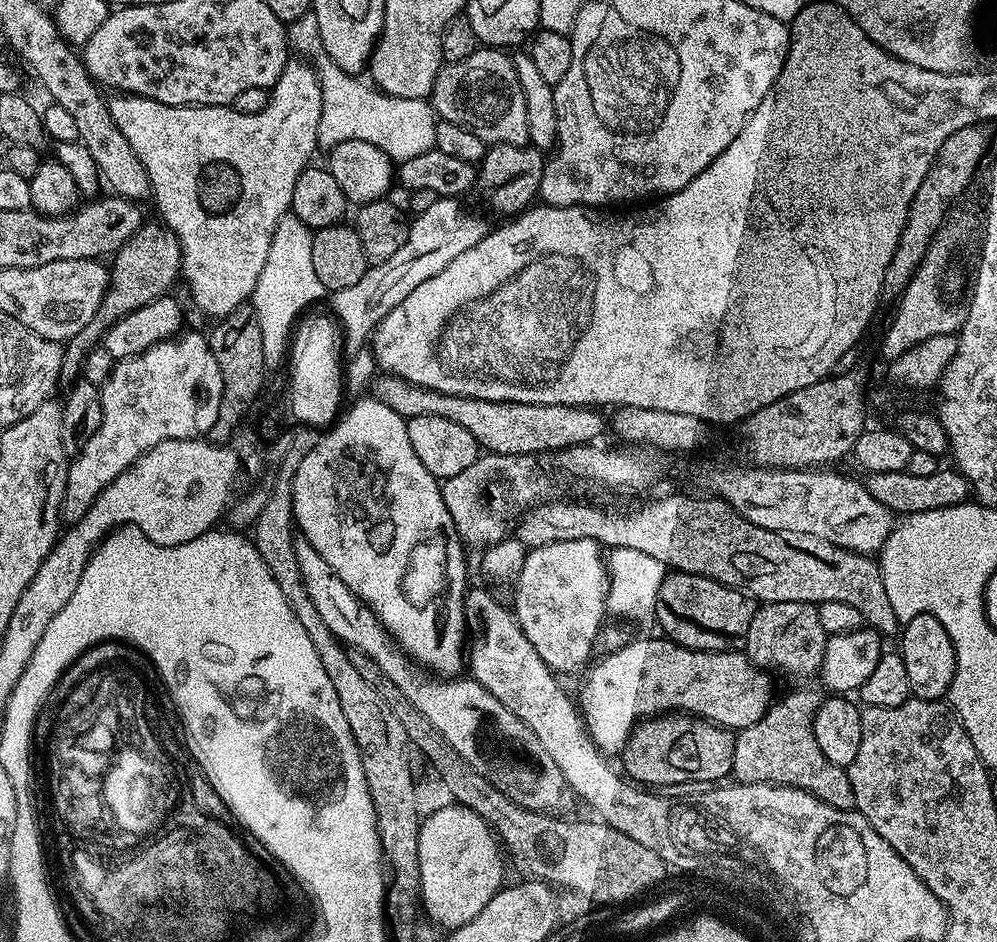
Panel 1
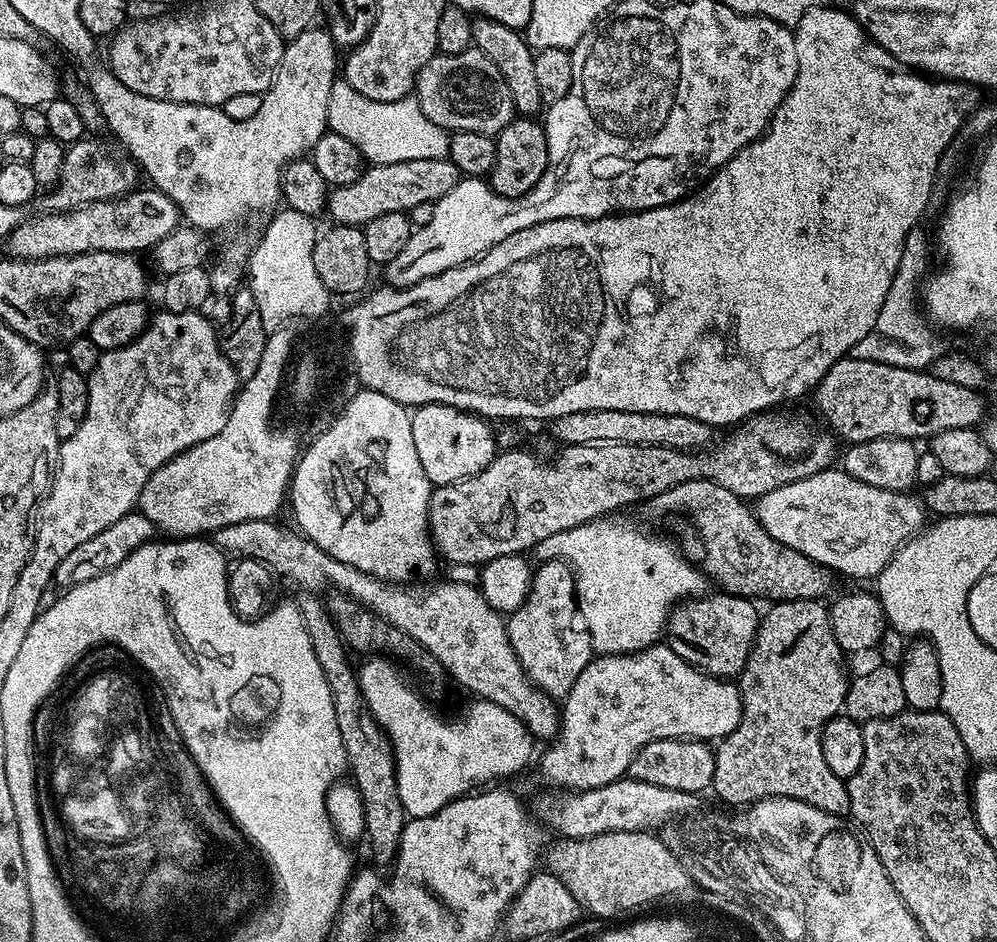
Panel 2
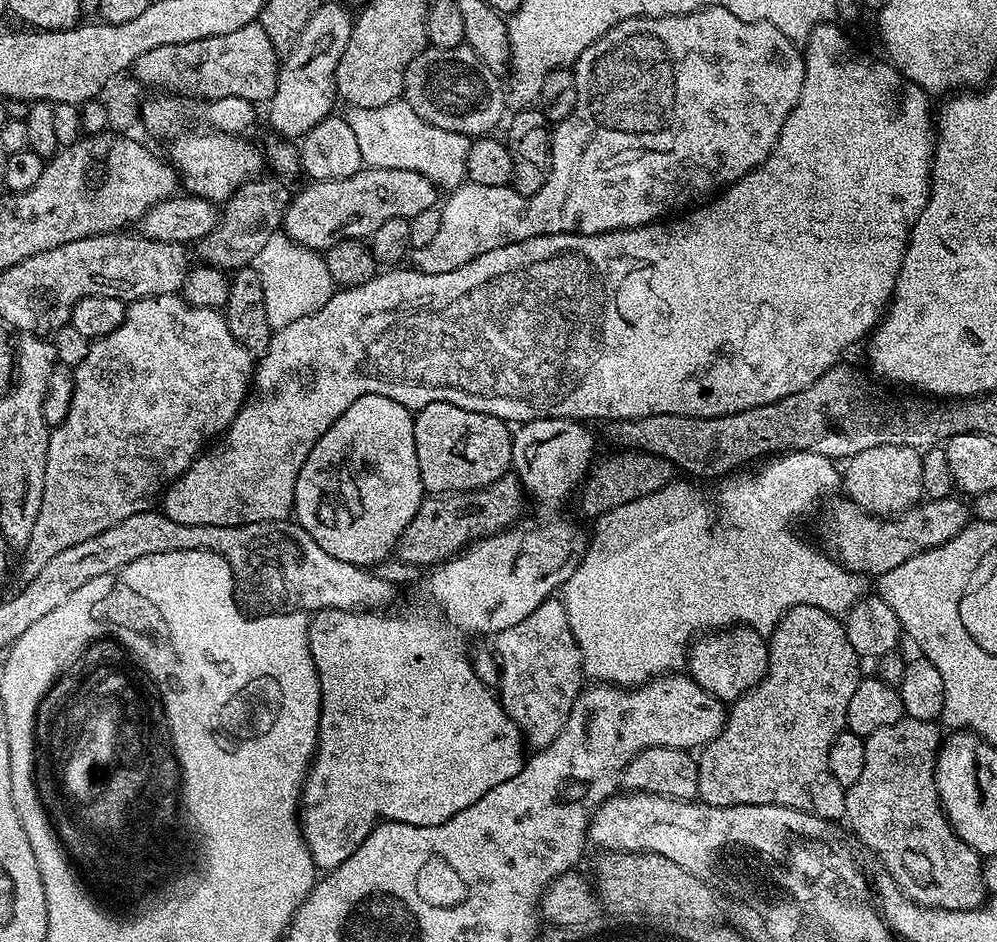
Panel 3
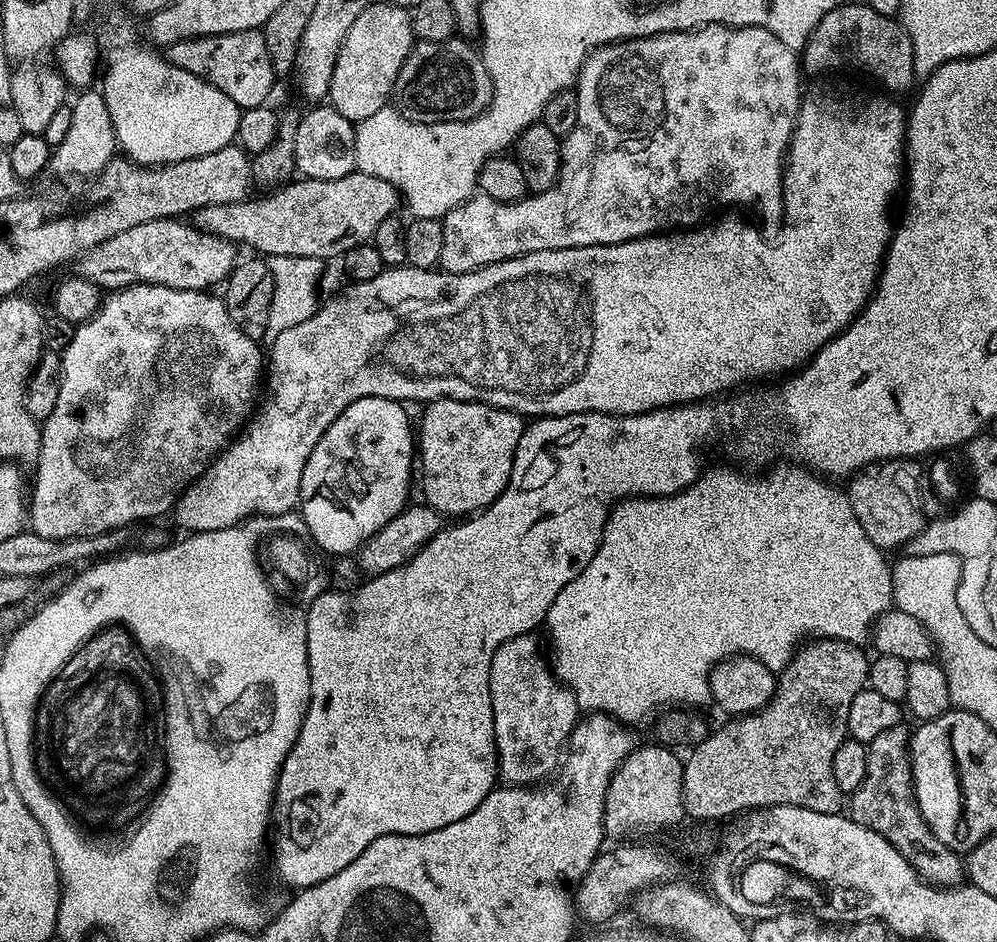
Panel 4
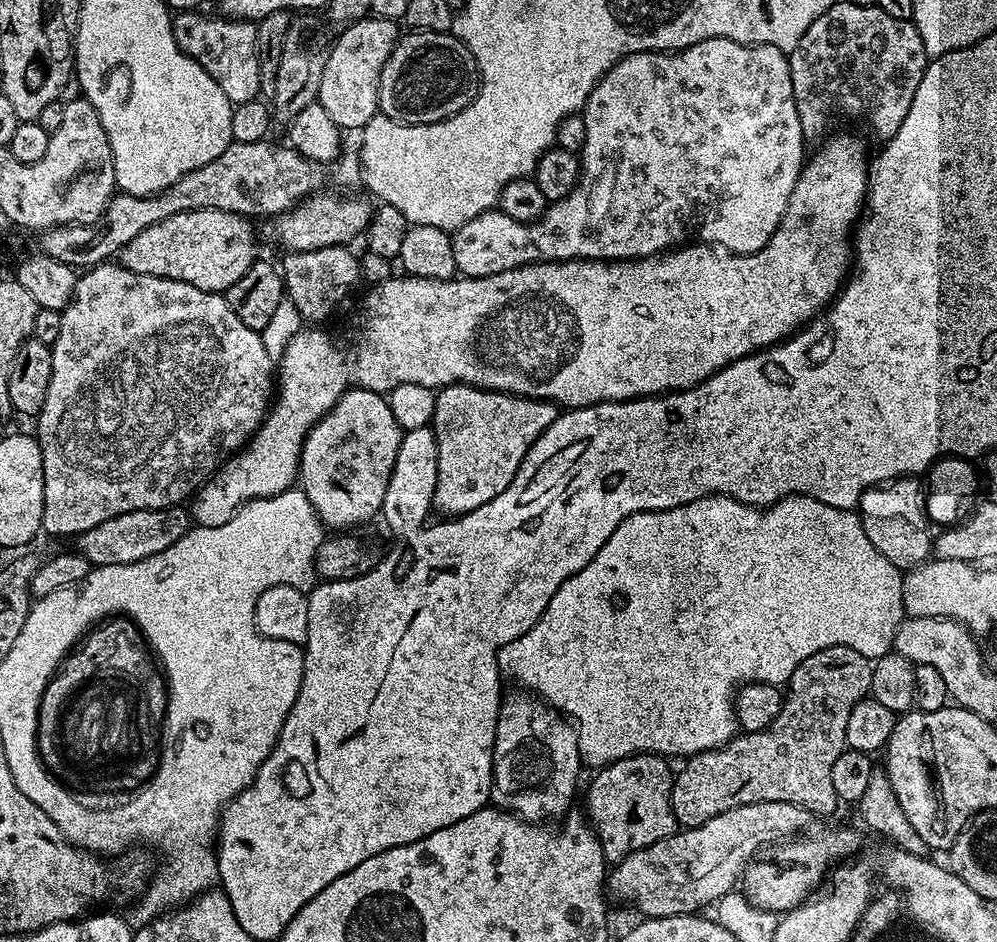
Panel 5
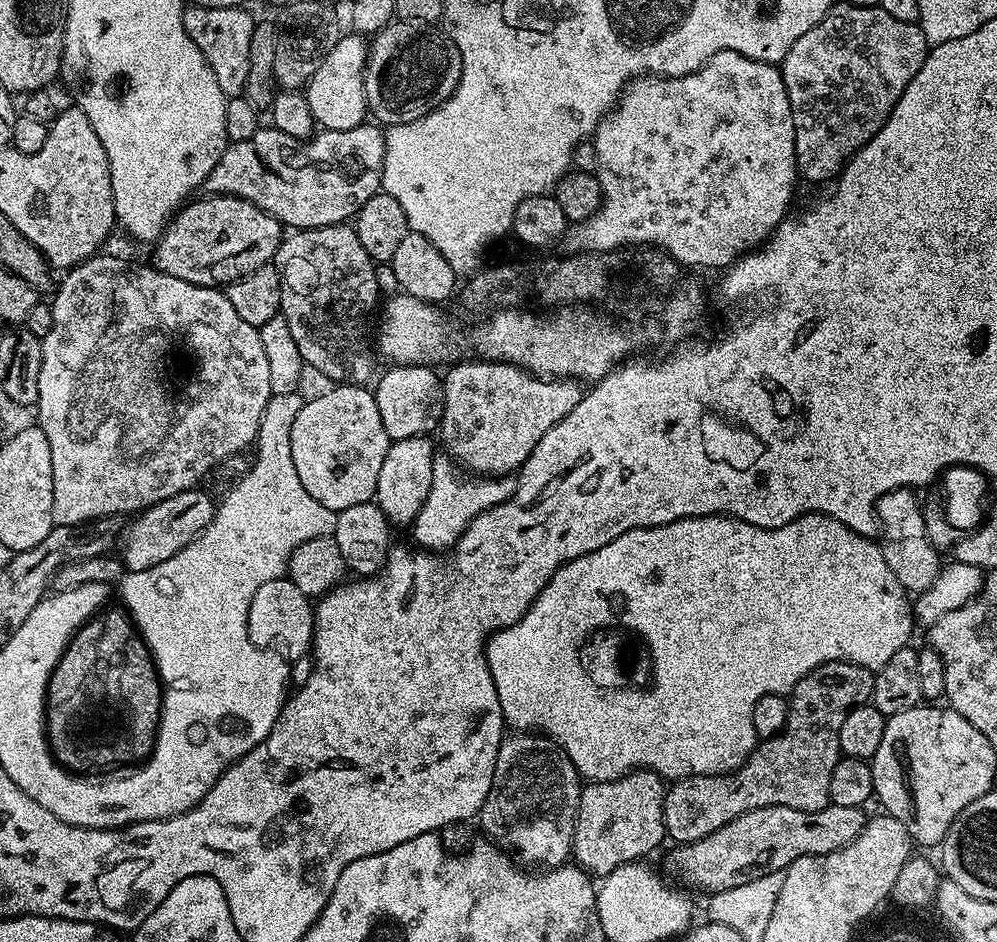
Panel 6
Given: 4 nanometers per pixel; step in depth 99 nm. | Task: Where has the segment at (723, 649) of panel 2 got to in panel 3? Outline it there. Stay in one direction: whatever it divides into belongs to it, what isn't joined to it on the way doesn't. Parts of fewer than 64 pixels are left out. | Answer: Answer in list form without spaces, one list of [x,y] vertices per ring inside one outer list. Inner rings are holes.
[[[743,626],[701,635],[692,641],[686,661],[686,670],[692,680],[725,704],[756,686],[768,672],[768,666],[768,640],[753,628]]]

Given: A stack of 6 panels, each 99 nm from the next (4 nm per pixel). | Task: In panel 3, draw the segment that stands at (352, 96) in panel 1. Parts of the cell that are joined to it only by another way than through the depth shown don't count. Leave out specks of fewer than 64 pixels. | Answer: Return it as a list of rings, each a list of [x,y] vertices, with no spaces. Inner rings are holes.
[[[402,98],[390,102],[386,106],[374,106],[373,108],[349,107],[346,119],[350,130],[354,130],[354,138],[358,142],[358,150],[362,150],[364,164],[370,168],[393,168],[394,170],[414,170],[418,174],[426,174],[436,183],[437,189],[451,190],[459,188],[466,180],[466,154],[470,143],[469,137],[461,132],[442,130],[438,126],[430,126]]]

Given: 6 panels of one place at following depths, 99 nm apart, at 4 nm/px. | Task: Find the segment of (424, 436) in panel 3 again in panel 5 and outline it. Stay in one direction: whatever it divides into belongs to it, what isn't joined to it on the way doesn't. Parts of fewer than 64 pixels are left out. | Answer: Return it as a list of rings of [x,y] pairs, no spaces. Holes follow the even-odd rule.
[[[448,384],[435,393],[436,405],[430,423],[432,432],[437,438],[438,472],[437,489],[434,490],[433,502],[435,511],[449,512],[449,517],[464,518],[467,512],[479,513],[518,474],[522,458],[534,446],[534,442],[550,425],[556,421],[557,405],[549,400],[531,400],[528,396],[515,396],[509,392],[491,392],[485,388],[475,388],[469,384]]]

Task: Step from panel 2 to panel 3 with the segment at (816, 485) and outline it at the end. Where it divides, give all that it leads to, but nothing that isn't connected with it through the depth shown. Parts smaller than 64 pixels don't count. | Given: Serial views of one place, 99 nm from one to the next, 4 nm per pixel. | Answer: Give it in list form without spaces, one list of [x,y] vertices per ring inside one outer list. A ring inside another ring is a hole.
[[[955,495],[941,500],[925,499],[907,512],[891,518],[874,516],[859,508],[853,500],[836,499],[829,499],[823,505],[824,513],[823,508],[819,513],[820,536],[825,544],[823,547],[845,568],[869,578],[878,578],[894,570],[894,566],[902,566],[902,562],[914,558],[919,552],[950,542],[950,538],[957,536],[970,522],[969,505],[963,499],[956,500]]]

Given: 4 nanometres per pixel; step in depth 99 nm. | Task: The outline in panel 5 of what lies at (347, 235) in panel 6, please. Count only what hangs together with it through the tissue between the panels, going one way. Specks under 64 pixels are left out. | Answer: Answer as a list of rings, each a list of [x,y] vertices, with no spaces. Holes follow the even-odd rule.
[[[326,246],[322,250],[306,250],[305,252],[289,252],[283,258],[284,264],[282,263],[282,275],[284,278],[284,290],[287,296],[287,299],[292,301],[292,305],[296,307],[298,310],[298,314],[300,315],[301,321],[304,322],[324,322],[320,320],[324,320],[328,315],[331,314],[332,311],[335,310],[336,307],[339,306],[340,303],[343,302],[344,299],[348,296],[348,291],[351,290],[352,287],[355,286],[356,283],[361,283],[361,261],[358,259],[357,253],[352,253],[353,249],[348,246]]]

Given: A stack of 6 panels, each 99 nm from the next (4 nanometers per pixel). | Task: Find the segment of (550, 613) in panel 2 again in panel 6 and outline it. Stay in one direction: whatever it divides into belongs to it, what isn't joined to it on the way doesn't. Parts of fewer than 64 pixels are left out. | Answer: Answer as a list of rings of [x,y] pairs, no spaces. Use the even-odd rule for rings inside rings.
[[[512,734],[500,745],[494,766],[494,782],[480,813],[484,815],[488,831],[509,842],[507,851],[521,865],[544,864],[545,869],[558,868],[567,865],[574,852],[572,843],[581,787],[581,777],[576,775],[576,768],[570,762],[570,758],[547,736]]]

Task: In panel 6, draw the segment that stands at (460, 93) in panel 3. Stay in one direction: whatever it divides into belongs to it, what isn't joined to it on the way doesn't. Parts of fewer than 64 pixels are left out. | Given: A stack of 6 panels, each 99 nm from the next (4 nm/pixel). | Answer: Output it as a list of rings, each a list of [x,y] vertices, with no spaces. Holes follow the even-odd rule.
[[[393,22],[371,37],[368,60],[364,64],[364,94],[369,113],[376,115],[381,125],[414,122],[433,112],[456,89],[462,57],[437,32],[428,26]]]

